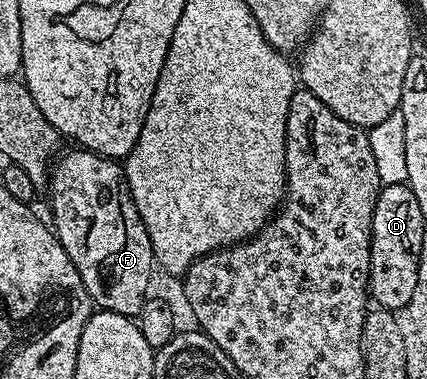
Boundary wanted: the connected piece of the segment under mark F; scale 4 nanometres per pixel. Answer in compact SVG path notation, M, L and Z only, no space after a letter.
M76 146L71 150L73 152L65 151L55 161L50 172L47 191L52 192L51 227L58 242L62 242L62 250L70 254L70 262L74 262L74 270L78 270L93 305L105 312L139 317L142 306L150 298L148 287L152 284L154 257L150 234L146 234L138 206L134 206L134 198L128 192L123 167L115 159L100 156L87 148Z

